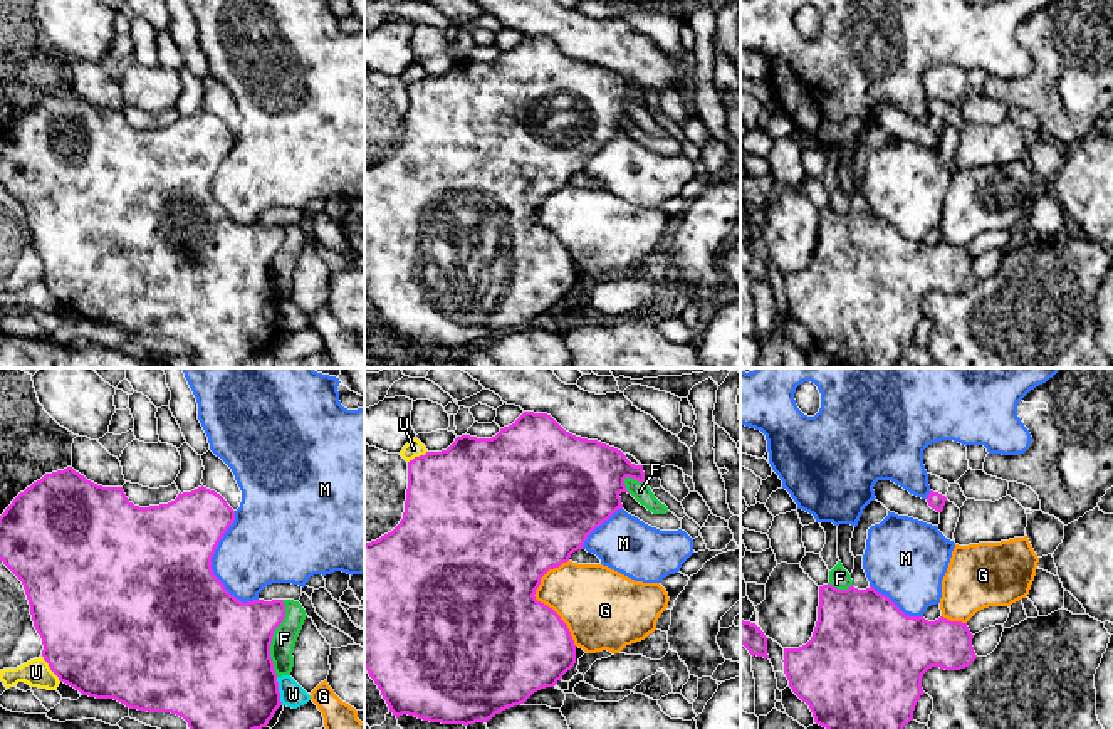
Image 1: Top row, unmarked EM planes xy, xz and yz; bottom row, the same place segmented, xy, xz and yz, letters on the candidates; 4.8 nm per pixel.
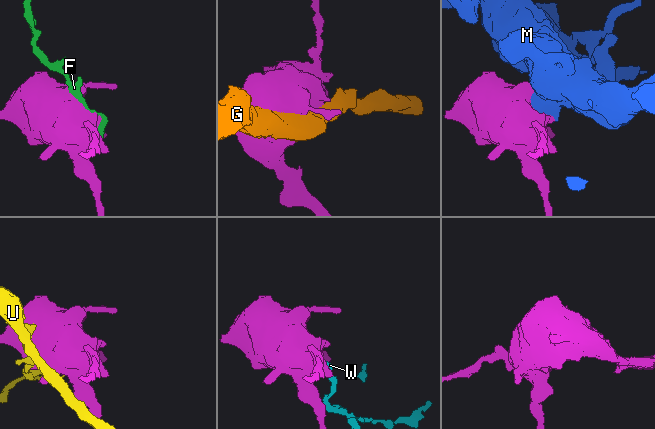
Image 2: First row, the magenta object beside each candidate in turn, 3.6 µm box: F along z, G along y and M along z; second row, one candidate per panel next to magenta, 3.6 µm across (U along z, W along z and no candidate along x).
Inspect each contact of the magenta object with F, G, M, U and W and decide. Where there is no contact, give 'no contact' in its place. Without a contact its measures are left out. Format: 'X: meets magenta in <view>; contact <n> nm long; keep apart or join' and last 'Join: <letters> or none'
F: meets magenta in xy; contact 360 nm long; keep apart
G: meets magenta in xz; contact 420 nm long; keep apart
M: meets magenta in xy; contact 460 nm long; keep apart
U: meets magenta in xy; contact 160 nm long; keep apart
W: meets magenta in xy; contact 140 nm long; keep apart
Join: none

